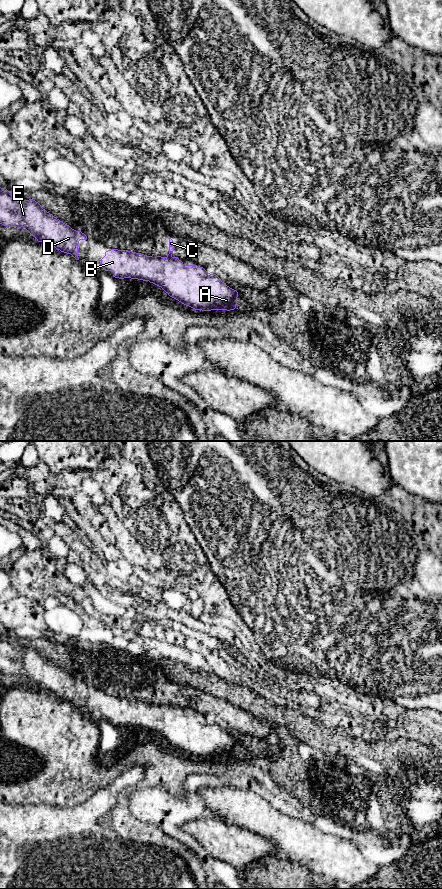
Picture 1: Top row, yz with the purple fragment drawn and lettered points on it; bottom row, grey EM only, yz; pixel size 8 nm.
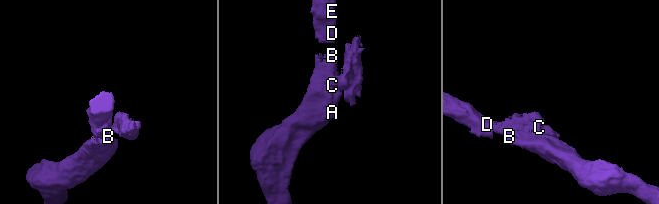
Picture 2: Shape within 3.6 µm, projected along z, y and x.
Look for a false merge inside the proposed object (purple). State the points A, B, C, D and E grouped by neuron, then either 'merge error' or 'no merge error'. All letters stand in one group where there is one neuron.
A B D E / C; merge error

